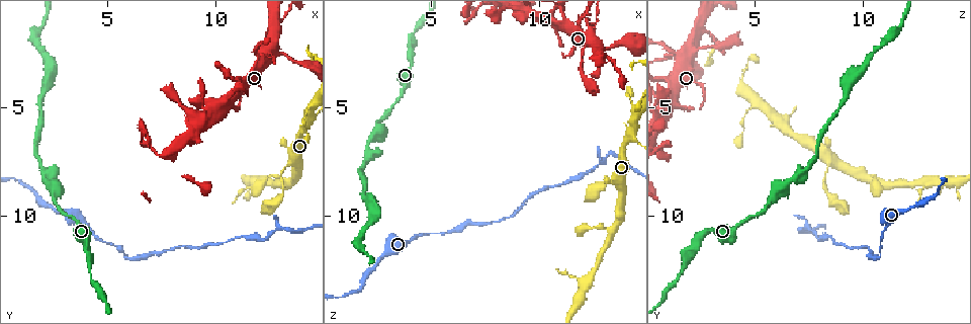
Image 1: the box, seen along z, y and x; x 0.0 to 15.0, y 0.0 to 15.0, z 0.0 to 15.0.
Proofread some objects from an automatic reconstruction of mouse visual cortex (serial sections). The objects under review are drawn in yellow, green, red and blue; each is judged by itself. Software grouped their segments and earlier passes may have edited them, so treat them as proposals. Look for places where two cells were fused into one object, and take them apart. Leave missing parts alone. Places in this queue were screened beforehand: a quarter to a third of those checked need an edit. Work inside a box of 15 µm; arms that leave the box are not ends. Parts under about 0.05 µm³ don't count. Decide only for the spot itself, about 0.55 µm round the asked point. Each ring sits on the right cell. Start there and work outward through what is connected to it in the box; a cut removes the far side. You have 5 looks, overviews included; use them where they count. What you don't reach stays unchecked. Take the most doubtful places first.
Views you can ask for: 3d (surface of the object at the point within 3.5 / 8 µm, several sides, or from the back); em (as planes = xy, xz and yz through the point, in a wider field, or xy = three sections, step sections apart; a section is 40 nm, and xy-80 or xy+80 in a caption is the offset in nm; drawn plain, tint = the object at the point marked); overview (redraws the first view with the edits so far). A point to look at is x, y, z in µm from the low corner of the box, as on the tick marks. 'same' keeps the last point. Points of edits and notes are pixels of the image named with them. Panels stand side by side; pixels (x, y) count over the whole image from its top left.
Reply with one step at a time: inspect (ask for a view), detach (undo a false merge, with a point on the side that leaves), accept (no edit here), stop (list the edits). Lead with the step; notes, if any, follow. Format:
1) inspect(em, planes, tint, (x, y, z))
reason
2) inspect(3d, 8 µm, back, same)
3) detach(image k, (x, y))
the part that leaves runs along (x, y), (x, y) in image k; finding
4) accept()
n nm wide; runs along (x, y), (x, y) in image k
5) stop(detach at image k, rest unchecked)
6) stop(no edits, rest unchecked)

inspect(3d, 3.5 µm, (12.3, 2.7, 1.9))
four or more arms meet

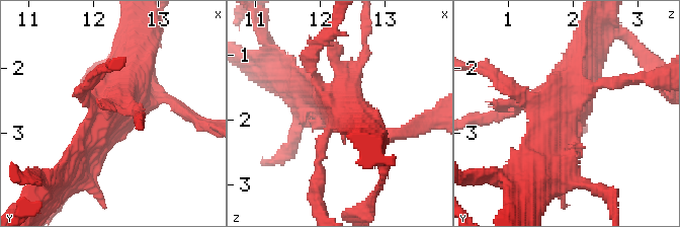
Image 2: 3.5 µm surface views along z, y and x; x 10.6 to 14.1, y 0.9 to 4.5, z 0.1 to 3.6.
accept()
runs along (89, 157), (139, 70), (145, 40) in image 2; continuous, no second cell

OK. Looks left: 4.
inspect(3d, 8 µm, (13.1, 10.6, 7.3))
abrupt turn

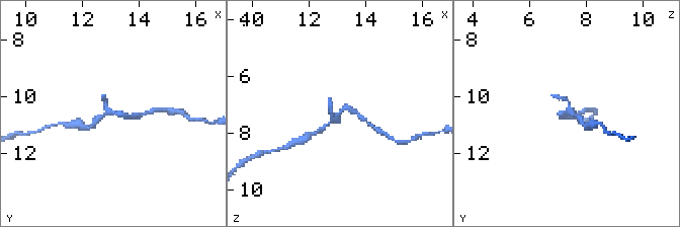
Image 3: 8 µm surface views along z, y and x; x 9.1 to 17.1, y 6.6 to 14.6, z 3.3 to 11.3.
inspect(em, xy, step 1, tint, (13.2, 10.6, 7.2))
shape alone is not enough

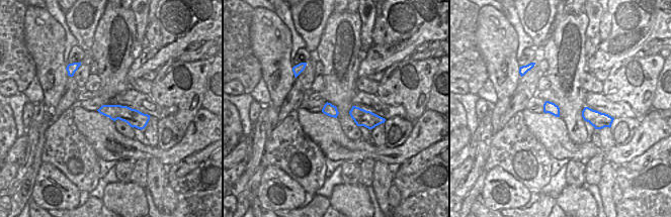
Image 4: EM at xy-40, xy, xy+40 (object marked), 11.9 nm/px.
accept()
runs along (321, 129), (344, 107), (366, 121) in image 3; continuous, no second cell

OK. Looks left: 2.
stop(no edits, rest unchecked)

